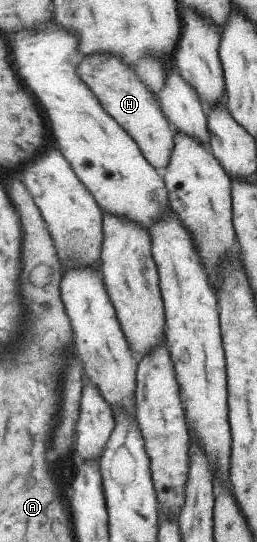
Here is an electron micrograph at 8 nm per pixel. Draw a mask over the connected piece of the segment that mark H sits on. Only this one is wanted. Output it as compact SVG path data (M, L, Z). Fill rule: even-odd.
M99 52L93 56L85 56L77 68L77 74L83 80L83 84L93 92L93 96L99 100L101 108L135 142L145 162L161 173L167 166L173 150L174 132L167 118L159 110L158 100L143 86L134 70L123 64L119 56L103 56L103 52Z

